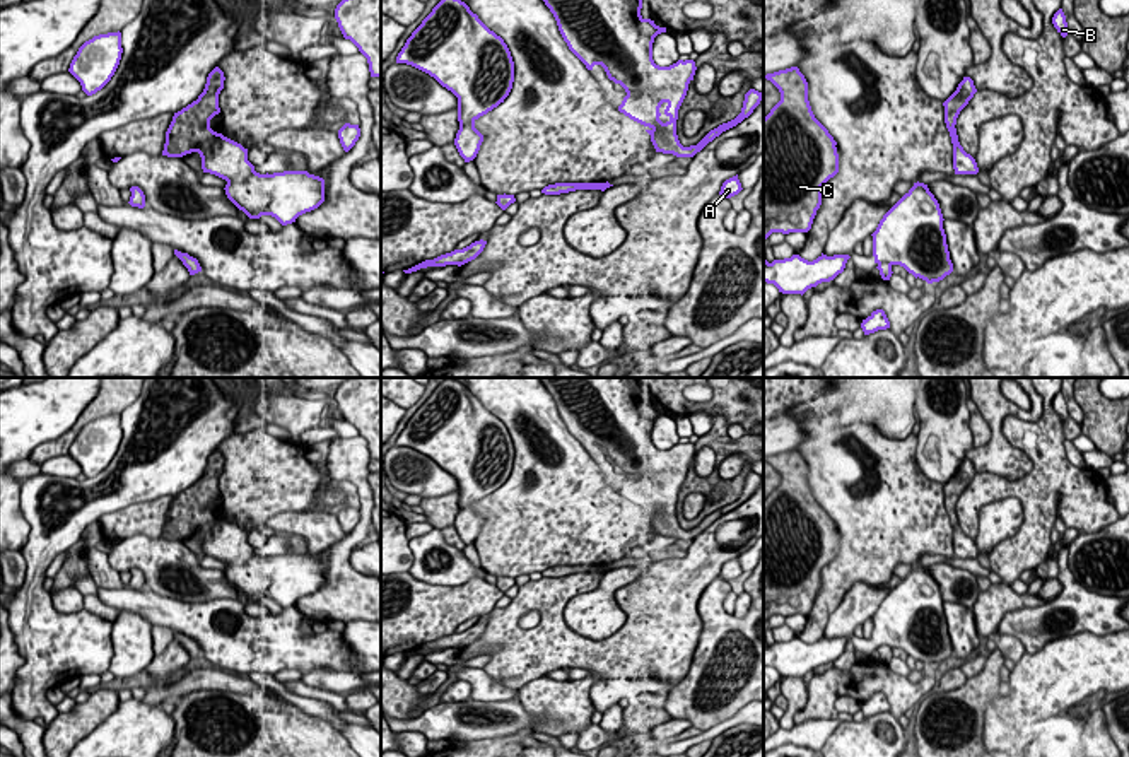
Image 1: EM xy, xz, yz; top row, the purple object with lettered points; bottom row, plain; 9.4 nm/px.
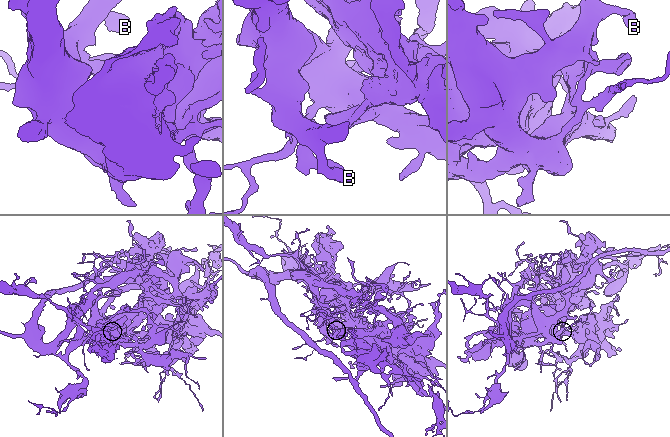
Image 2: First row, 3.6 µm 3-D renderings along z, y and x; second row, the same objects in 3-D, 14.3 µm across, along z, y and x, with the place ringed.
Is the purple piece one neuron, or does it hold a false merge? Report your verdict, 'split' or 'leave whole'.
split

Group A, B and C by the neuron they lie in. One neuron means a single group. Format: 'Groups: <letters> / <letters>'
Groups: A B / C

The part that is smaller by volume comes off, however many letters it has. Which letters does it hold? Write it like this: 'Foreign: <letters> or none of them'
Foreign: C

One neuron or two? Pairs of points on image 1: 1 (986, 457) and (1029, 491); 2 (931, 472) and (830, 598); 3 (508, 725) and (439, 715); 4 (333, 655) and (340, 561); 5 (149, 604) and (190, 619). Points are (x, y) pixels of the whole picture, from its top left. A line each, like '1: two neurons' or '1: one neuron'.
1: two neurons
2: two neurons
3: one neuron
4: two neurons
5: one neuron

